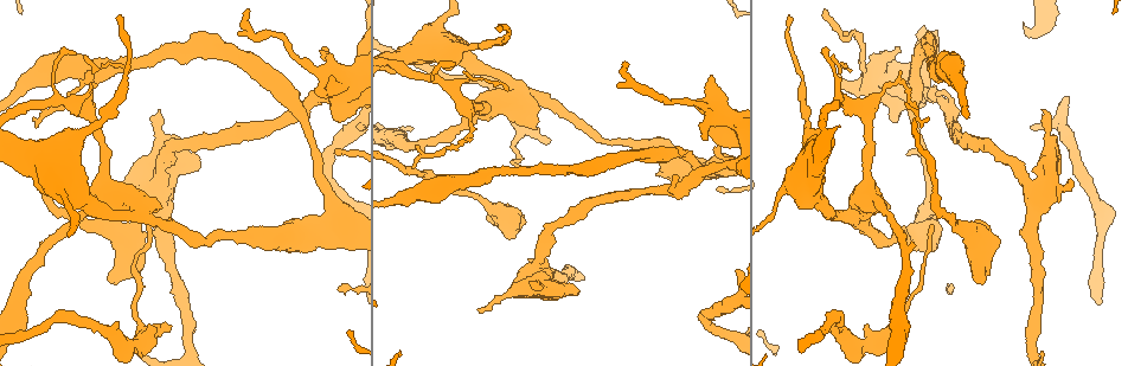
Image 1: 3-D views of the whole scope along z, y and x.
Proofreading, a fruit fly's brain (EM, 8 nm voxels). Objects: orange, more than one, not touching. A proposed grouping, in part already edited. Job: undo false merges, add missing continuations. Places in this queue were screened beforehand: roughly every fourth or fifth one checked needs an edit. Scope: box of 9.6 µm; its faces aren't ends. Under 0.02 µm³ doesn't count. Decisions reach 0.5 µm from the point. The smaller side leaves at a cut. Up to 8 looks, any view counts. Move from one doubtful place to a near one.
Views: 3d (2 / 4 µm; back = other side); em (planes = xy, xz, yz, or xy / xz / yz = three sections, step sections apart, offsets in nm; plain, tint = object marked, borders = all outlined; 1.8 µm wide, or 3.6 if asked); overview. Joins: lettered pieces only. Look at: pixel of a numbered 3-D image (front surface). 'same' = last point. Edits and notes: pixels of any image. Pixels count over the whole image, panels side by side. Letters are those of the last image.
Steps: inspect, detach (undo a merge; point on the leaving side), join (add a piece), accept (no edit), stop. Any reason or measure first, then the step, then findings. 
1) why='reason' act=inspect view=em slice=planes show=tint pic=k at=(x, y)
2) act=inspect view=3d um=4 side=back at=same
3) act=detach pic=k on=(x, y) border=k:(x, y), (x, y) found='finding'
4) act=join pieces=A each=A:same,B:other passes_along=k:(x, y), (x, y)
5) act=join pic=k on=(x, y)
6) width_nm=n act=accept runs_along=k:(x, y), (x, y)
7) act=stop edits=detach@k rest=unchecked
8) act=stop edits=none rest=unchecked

why='calibre changes' act=inspect view=em slice=planes show=borders pic=1 at=(609, 141)

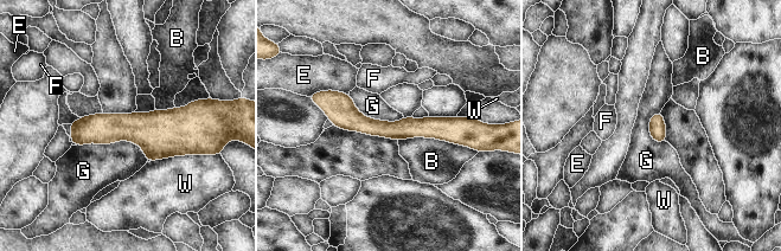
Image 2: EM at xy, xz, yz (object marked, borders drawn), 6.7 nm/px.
act=accept each=B:other,E:other,F:other,G:other,W:other border=2:(76, 146), (132, 141), (147, 160) found='one cell here'

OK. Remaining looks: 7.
why='branch stops here' act=inspect view=3d um=4 pic=1 at=(546, 138)

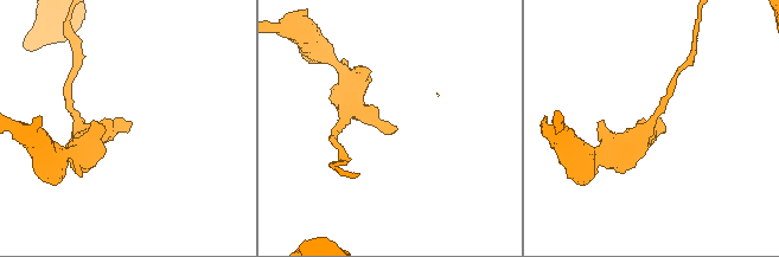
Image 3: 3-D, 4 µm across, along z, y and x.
act=inspect view=em slice=planes show=borders pic=3 at=(657, 122)

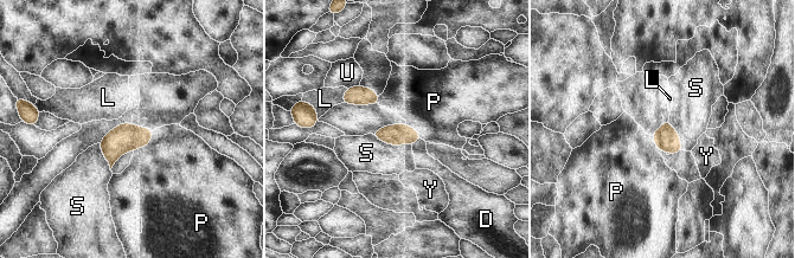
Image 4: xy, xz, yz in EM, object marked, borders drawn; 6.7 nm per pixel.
width_nm=140 longest_contact=S:280nm act=join pieces=D each=D:same,L:other,P:other,S:other,U:other,Y:other found='the cell continues'

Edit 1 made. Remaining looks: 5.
why='branch stops here' act=inspect view=3d um=4 pic=1 at=(237, 32)

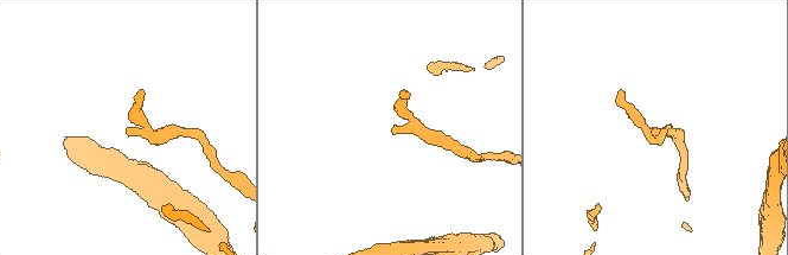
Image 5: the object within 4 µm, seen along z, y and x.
why='shape alone is not enough' act=inspect view=em slice=planes show=plain pic=5 at=(130, 128)

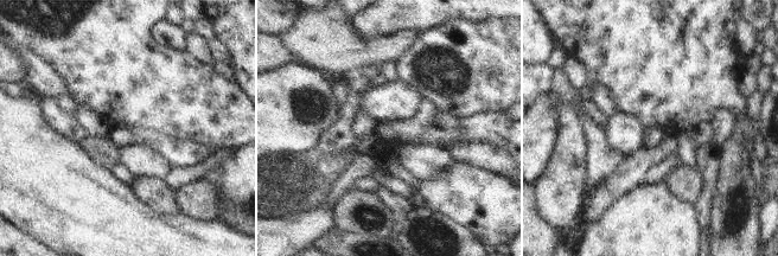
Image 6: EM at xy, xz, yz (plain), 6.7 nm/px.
why='see the neighbours' act=inspect view=em slice=planes show=borders at=same

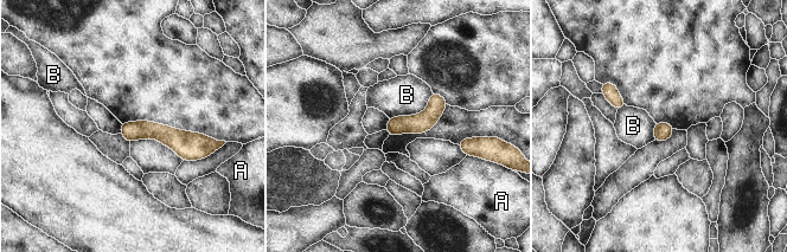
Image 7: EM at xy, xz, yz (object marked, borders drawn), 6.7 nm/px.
longest_contact=B:340nm act=accept each=A:other,B:other runs_along=7:(123, 126), (173, 139), (203, 139) found='no lettered piece goes on from it'

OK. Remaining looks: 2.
act=stop edits=join@4 rest=unchecked

